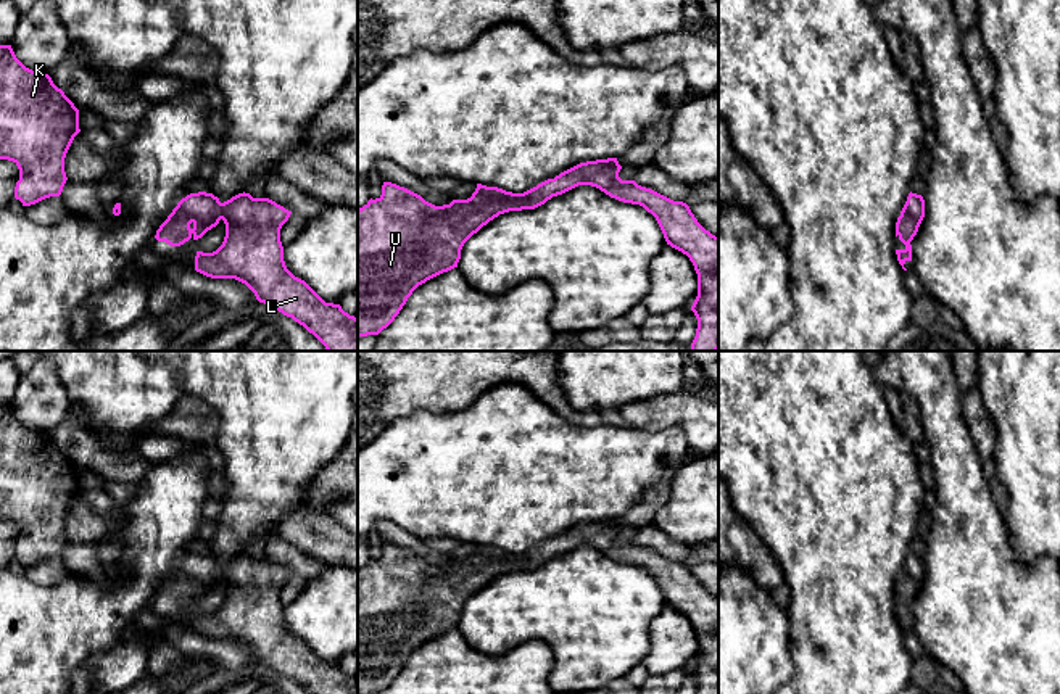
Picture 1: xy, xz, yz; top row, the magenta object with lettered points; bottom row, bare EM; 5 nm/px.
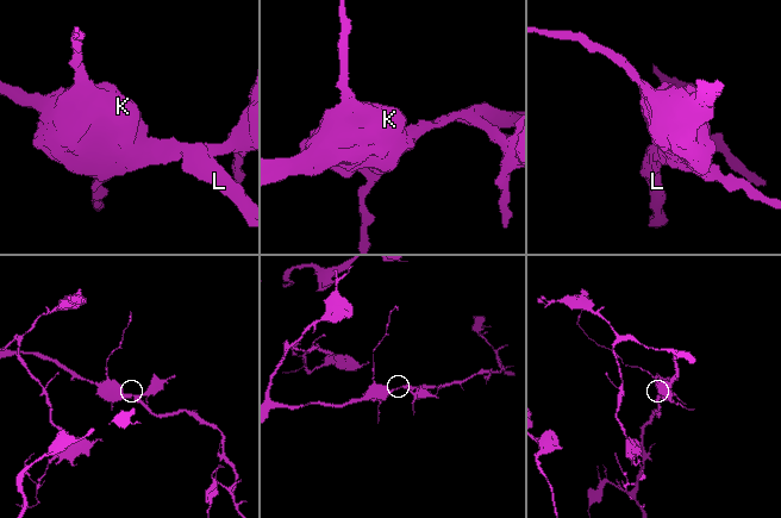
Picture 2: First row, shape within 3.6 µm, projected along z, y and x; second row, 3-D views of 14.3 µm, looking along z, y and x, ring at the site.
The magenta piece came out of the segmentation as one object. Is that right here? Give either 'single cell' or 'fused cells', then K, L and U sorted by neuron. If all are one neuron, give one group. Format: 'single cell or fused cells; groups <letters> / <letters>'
single cell; groups K L U

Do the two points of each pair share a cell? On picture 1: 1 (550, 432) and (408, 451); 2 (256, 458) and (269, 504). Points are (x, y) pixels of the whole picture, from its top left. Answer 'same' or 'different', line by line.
1: same
2: same

